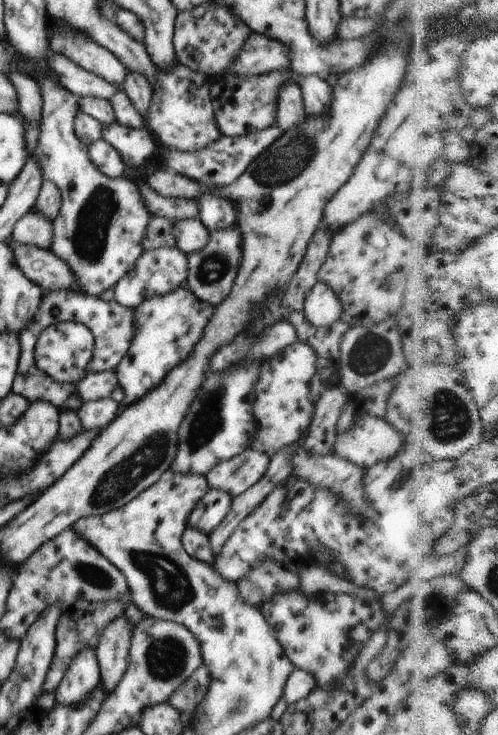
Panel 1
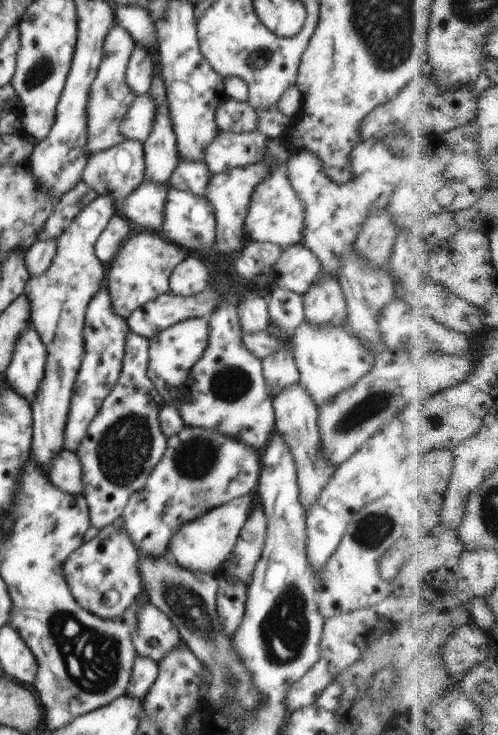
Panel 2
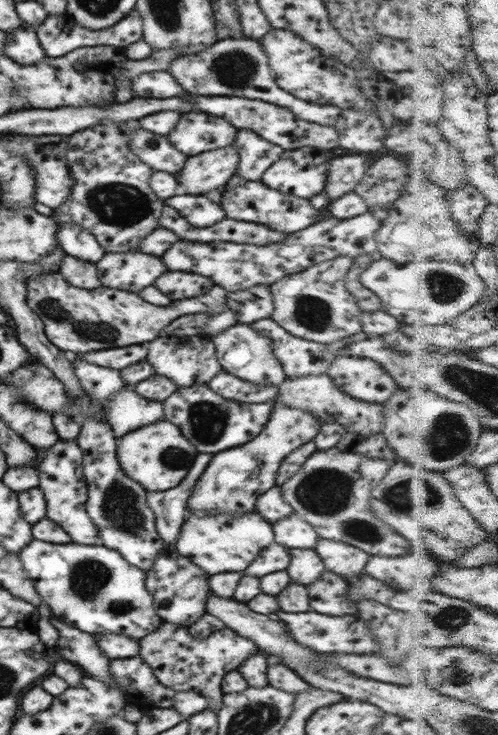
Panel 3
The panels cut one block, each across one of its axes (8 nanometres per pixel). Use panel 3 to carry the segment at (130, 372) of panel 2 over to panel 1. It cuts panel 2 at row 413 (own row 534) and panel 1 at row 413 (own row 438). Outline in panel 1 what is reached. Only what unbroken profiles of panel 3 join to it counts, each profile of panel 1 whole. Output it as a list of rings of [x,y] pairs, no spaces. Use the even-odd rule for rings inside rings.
[[[110,397],[95,401],[84,402],[78,408],[78,416],[84,430],[101,431],[111,424],[119,410],[119,404]]]

